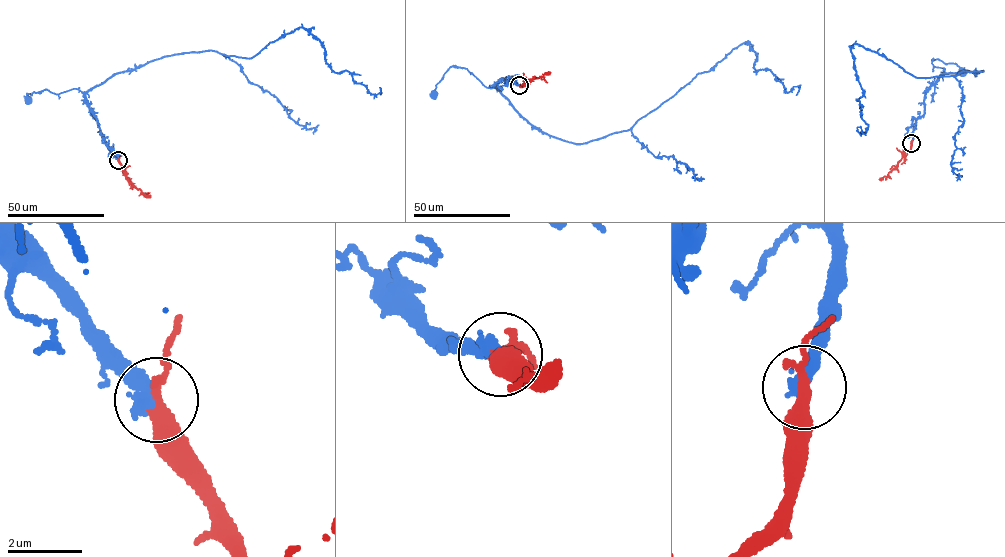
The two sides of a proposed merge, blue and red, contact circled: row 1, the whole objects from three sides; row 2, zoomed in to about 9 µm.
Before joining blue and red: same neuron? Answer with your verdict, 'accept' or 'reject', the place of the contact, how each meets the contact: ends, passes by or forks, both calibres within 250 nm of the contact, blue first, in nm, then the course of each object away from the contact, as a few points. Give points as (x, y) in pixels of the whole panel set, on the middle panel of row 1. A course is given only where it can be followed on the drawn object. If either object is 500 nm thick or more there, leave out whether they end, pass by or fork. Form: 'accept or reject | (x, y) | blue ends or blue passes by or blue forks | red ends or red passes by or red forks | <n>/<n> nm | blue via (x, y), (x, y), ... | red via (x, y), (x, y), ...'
accept | (519, 85) | blue ends | red passes by | 420/340 nm | blue via (519, 85), (495, 85), (575, 143), (629, 129), (746, 43), (755, 70), (796, 95) | red via (519, 85), (550, 72)

